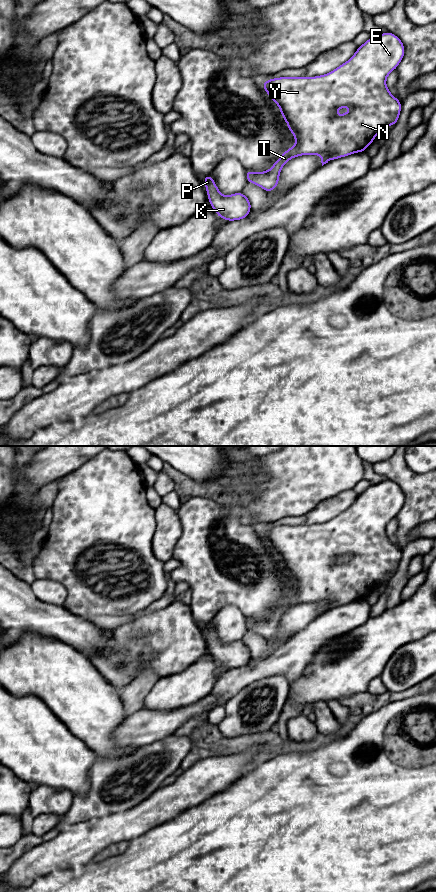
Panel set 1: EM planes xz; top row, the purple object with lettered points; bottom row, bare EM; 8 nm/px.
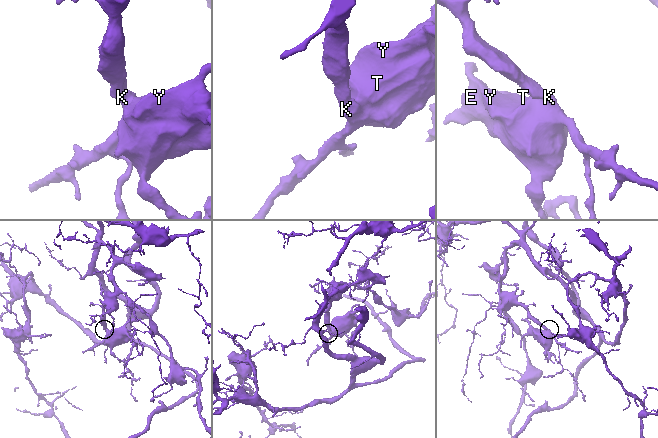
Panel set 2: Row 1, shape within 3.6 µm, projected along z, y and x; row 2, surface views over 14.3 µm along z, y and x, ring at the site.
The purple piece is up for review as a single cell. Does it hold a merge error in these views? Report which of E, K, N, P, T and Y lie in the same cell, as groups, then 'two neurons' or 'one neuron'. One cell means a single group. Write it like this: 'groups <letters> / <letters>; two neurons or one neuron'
groups E K N P T Y; one neuron

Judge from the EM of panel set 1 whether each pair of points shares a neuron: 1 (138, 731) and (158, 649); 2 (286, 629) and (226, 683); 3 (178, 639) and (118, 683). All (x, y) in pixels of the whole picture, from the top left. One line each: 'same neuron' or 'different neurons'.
1: different neurons
2: different neurons
3: same neuron

